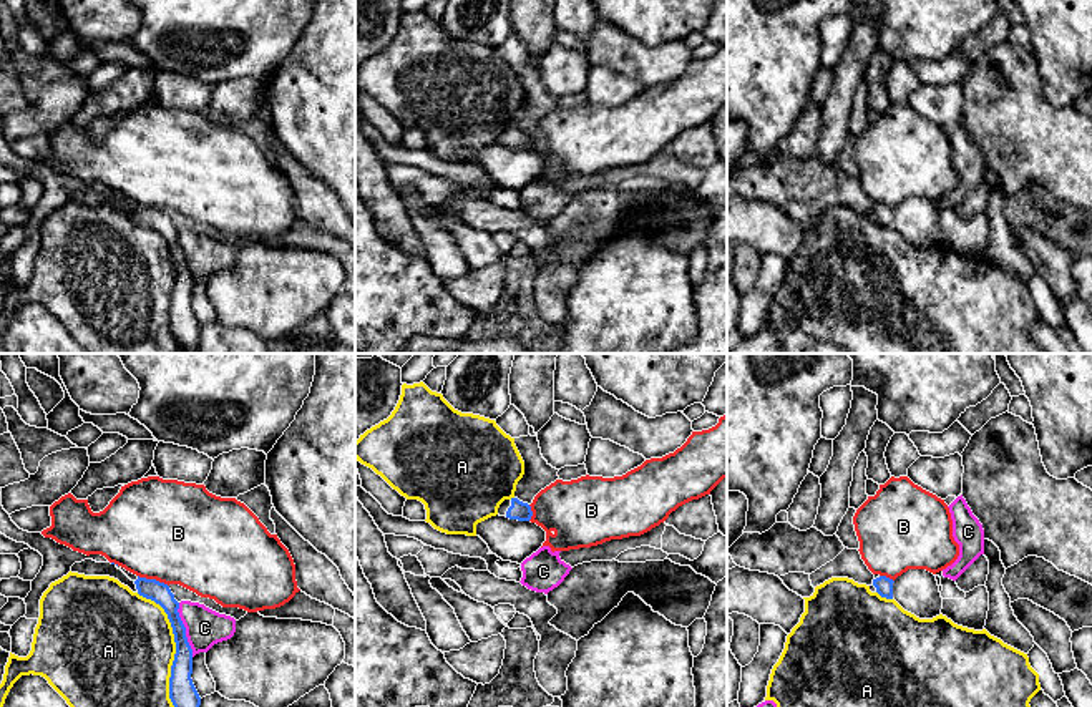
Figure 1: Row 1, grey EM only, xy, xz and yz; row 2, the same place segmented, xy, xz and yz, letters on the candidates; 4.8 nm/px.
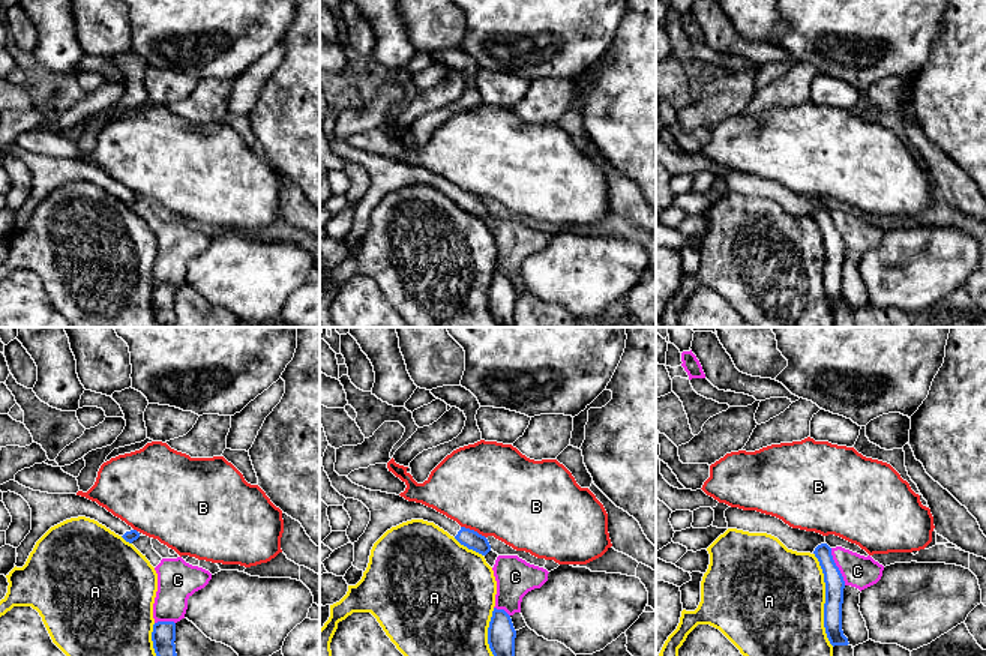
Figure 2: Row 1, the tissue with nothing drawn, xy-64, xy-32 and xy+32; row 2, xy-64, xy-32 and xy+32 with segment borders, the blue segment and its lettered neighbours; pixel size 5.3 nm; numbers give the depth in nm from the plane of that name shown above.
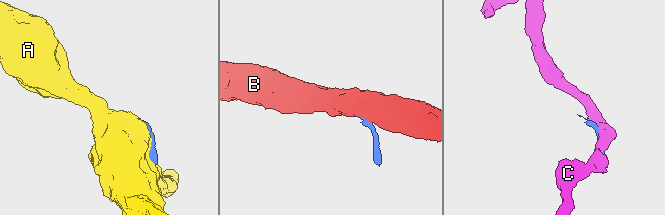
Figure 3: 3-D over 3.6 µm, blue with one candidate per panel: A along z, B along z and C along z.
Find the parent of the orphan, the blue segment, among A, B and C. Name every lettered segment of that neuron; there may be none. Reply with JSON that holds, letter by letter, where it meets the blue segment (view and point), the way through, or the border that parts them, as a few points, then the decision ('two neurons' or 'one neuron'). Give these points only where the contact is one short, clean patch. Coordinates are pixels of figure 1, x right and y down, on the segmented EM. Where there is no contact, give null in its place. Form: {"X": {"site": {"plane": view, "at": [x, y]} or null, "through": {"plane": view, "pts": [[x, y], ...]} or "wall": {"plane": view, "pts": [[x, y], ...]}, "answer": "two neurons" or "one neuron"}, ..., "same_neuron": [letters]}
{"A": {"site": {"plane": "xy", "at": [176, 644]}, "answer": "two neurons"}, "B": {"site": {"plane": "xy", "at": [153, 580]}, "wall": {"plane": "xy", "pts": [[138, 575], [163, 581], [168, 586]]}, "answer": "two neurons"}, "C": {"site": {"plane": "xy", "at": [185, 629]}, "answer": "two neurons"}, "same_neuron": []}

